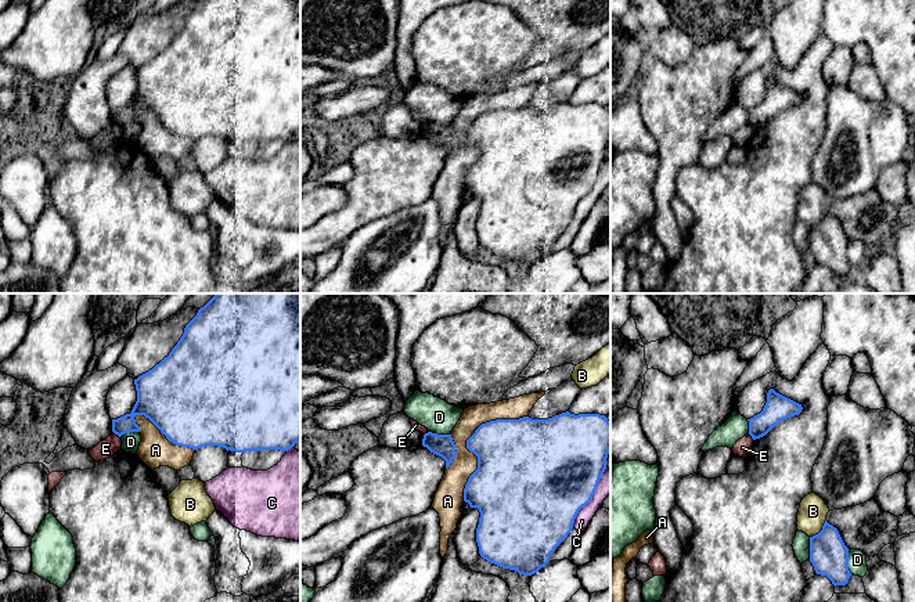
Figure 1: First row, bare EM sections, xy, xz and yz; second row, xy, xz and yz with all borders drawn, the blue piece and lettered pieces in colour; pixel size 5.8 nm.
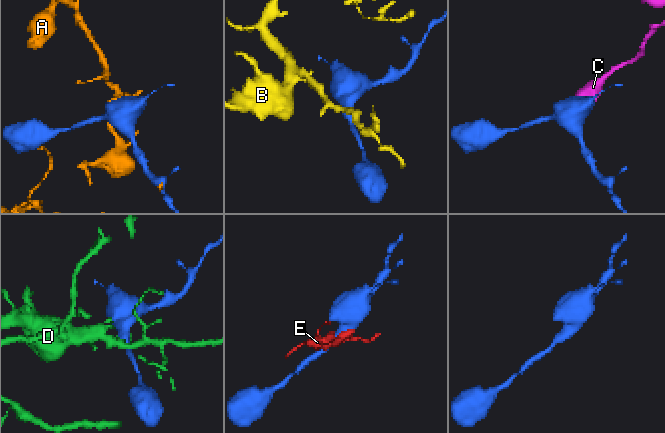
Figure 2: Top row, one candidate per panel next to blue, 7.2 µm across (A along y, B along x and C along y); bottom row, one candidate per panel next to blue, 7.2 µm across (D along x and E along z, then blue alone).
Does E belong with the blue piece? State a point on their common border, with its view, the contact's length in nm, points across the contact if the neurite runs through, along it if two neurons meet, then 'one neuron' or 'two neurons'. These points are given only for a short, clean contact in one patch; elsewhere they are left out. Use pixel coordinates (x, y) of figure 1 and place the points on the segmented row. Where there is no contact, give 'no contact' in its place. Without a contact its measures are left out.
contact xy (116, 433); length 50 nm; border xy (114, 432), (119, 438); two neurons

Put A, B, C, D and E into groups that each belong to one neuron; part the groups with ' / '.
A / B / C / D / E

